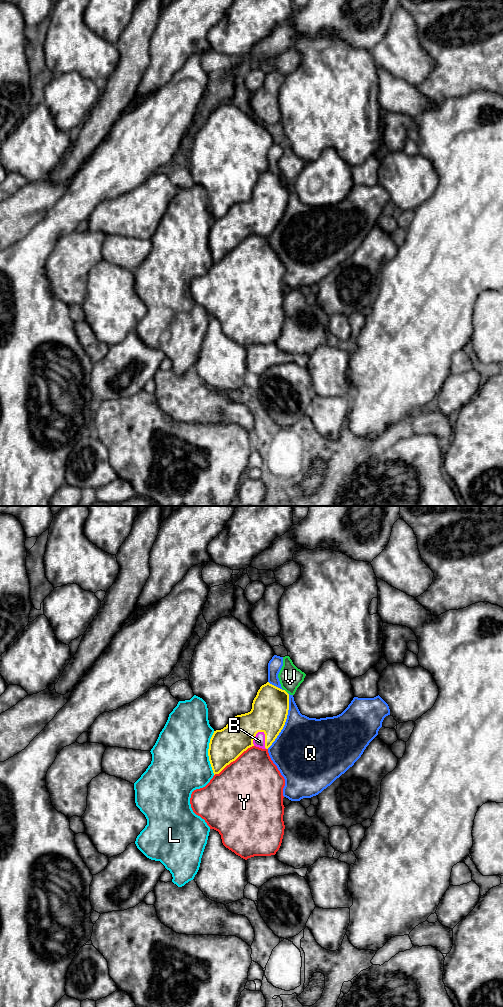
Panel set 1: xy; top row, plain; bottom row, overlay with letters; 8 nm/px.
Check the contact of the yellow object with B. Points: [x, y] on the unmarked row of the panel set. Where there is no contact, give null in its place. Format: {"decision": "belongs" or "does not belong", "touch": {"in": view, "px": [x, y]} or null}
{"decision": "belongs", "touch": {"in": "xy", "px": [265, 226]}}

